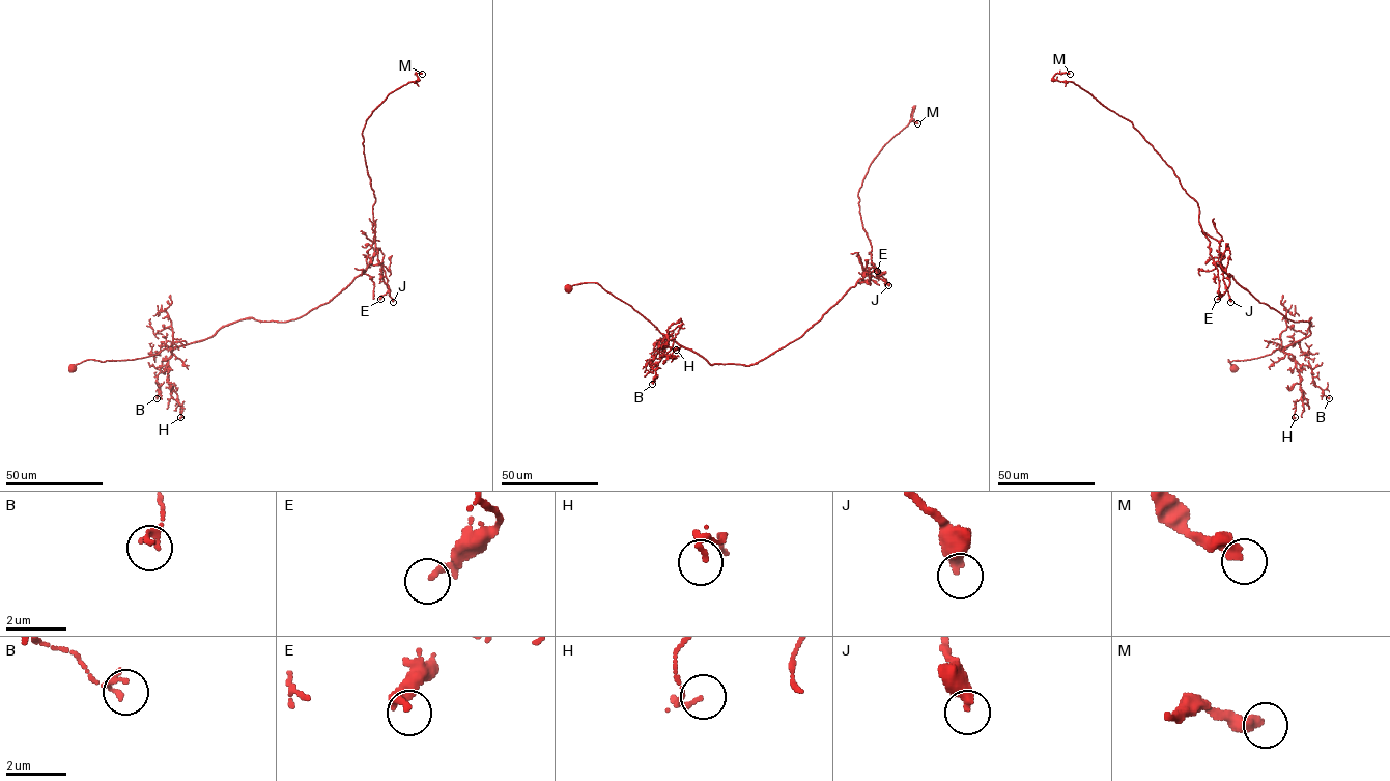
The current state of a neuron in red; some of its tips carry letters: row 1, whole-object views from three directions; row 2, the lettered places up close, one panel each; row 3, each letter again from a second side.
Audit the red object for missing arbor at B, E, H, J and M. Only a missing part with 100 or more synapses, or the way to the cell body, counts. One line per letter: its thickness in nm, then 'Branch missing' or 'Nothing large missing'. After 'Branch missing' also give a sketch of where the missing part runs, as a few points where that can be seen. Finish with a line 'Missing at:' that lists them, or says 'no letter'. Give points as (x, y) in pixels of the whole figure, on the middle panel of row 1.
B: Thickness 100 nm. Nothing large missing
E: Thickness 200 nm. Nothing large missing
H: Thickness 170 nm. Nothing large missing
J: Thickness 400 nm. Nothing large missing
M: Thickness 380 nm. Nothing large missing
Missing at: no letter

